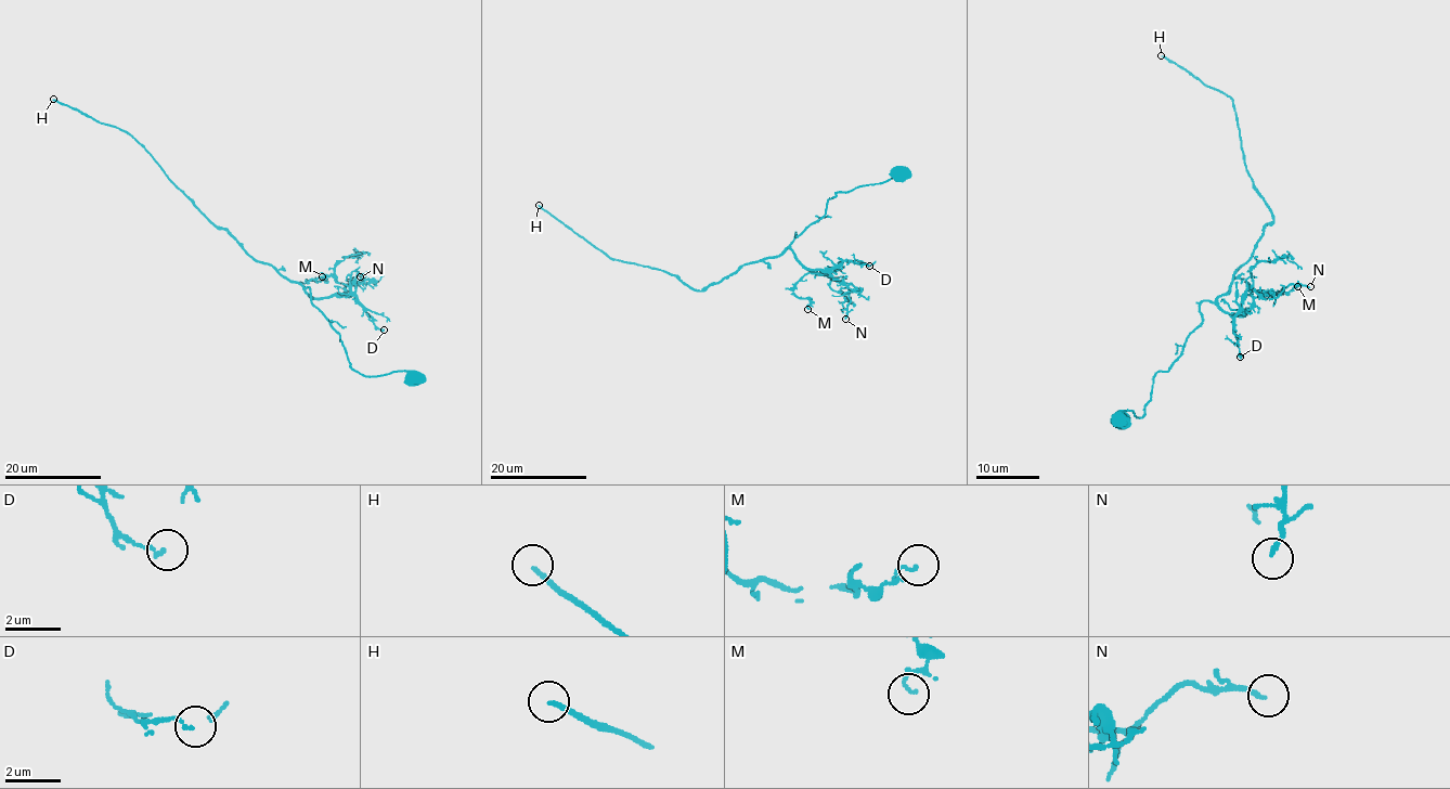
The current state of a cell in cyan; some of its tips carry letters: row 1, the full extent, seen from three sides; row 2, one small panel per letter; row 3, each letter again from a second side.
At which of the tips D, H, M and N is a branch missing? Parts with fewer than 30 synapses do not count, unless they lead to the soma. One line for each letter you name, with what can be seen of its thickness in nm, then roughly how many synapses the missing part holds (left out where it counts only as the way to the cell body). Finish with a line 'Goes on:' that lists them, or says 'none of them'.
H: Thickness 160 nm. Roughly 60 synapses
Goes on: H

